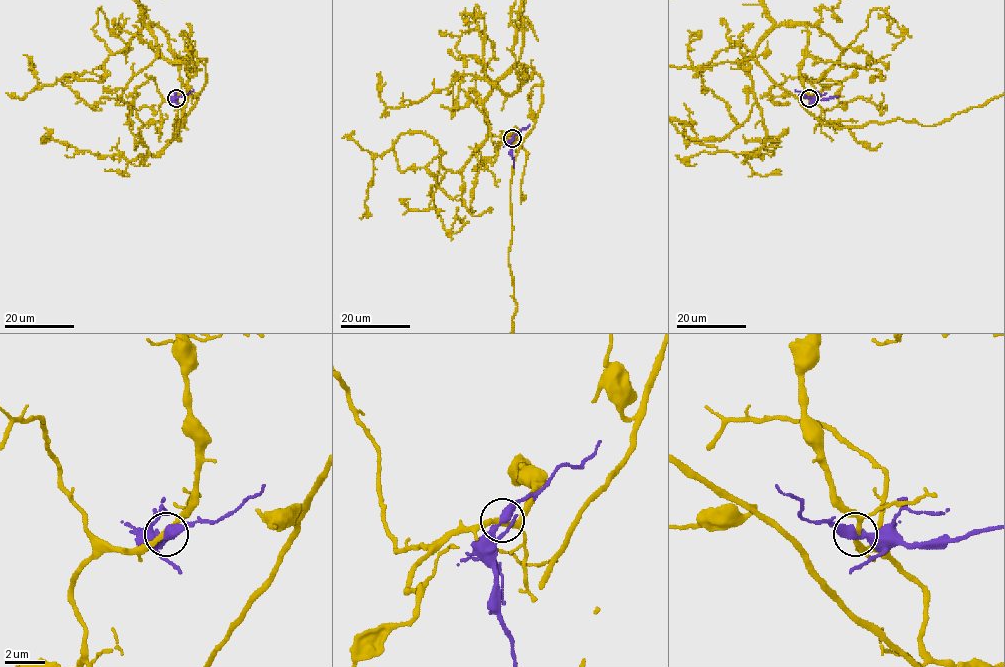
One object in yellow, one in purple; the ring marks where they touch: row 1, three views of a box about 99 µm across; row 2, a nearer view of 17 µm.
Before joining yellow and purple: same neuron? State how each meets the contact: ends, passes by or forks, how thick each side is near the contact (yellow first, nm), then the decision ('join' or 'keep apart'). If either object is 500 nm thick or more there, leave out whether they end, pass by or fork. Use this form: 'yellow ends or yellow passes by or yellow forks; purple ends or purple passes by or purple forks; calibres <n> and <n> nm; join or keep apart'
yellow passes by; purple passes by; calibres 280 and 400 nm; keep apart

